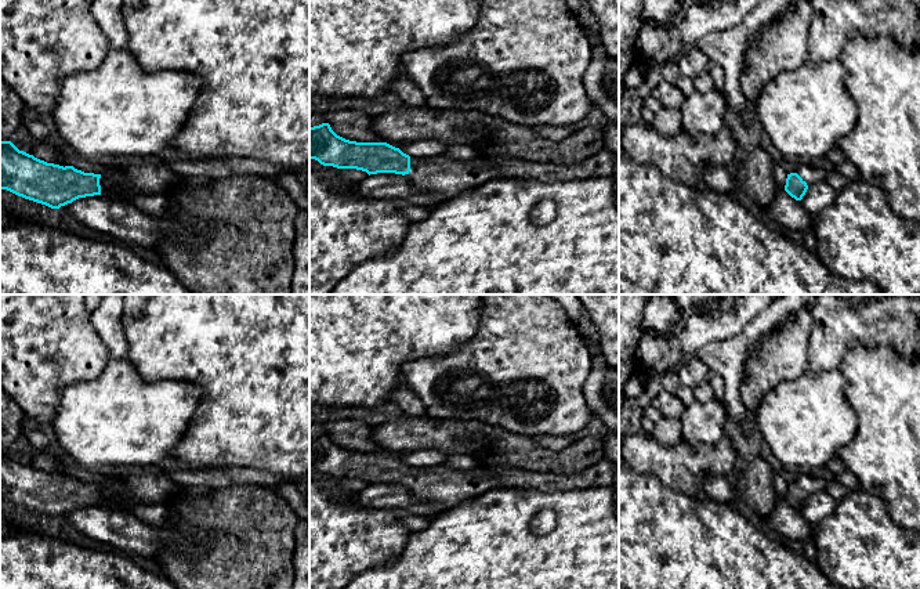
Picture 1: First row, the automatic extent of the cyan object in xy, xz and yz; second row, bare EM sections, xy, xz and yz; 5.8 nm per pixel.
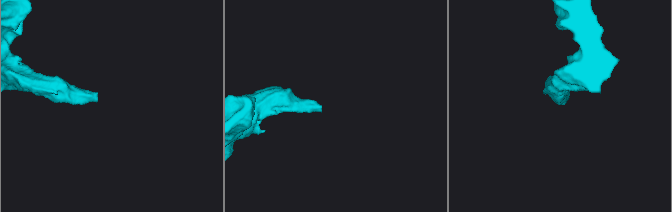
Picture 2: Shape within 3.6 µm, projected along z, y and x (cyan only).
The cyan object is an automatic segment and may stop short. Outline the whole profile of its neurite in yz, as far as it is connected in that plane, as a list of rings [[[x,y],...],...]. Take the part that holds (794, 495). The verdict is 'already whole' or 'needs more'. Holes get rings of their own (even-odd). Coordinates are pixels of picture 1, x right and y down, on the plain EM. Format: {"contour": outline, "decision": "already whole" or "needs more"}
{"contour": [[[800,471],[796,481],[787,484],[785,501],[801,510],[809,495],[826,488],[827,481],[822,477],[815,477],[808,471]]], "decision": "needs more"}

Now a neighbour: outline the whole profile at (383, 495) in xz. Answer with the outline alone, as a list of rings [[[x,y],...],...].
[[[395,483],[370,484],[361,492],[349,495],[345,499],[370,509],[405,509],[428,520],[438,517],[450,507],[438,503],[423,503],[405,485]]]

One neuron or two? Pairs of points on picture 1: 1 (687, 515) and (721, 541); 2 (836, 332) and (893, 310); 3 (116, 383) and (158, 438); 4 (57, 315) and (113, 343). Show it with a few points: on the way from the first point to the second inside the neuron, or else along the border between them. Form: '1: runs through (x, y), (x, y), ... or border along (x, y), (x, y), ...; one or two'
1: runs through (695, 523), (713, 541); one
2: runs through (850, 318), (858, 310), (879, 310); one
3: runs through (118, 397), (144, 425); one
4: border along (90, 313), (90, 321), (112, 358); two

